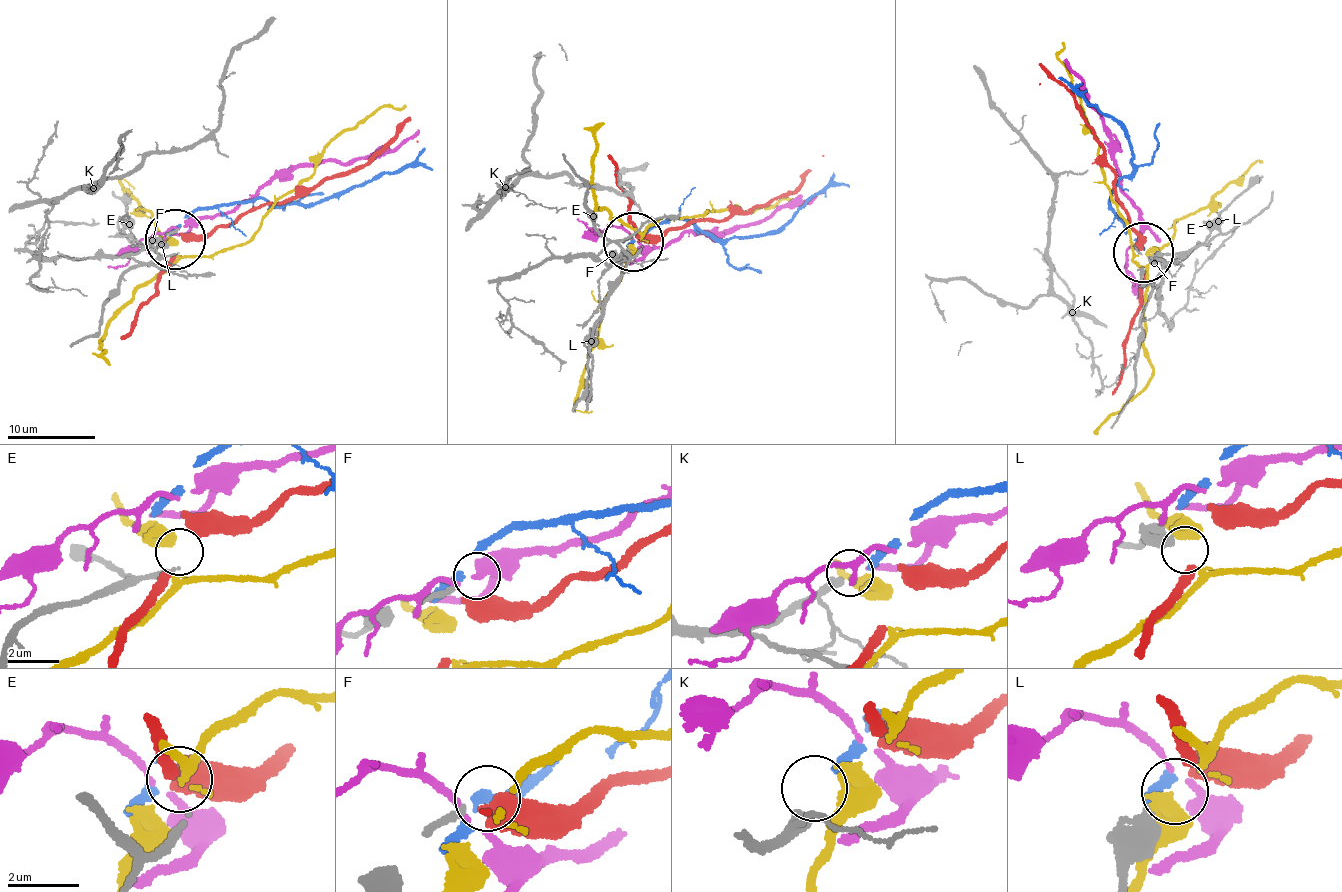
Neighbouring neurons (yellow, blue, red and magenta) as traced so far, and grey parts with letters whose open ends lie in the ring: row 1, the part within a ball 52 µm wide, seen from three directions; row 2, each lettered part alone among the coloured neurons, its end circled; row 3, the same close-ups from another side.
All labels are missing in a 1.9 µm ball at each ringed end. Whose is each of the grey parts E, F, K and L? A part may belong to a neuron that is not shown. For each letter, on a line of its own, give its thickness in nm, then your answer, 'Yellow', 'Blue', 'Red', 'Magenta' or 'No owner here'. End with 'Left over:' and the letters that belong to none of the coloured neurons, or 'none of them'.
E: Thickness 160 nm. No owner here
F: Thickness 200 nm. No owner here
K: Thickness 360 nm. Blue
L: Thickness 440 nm. Red
Left over: E, F

